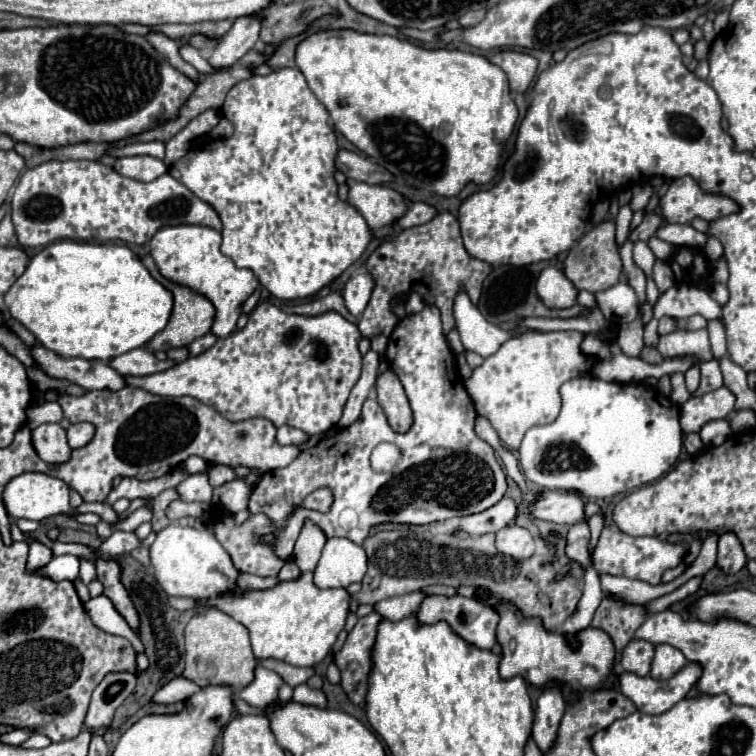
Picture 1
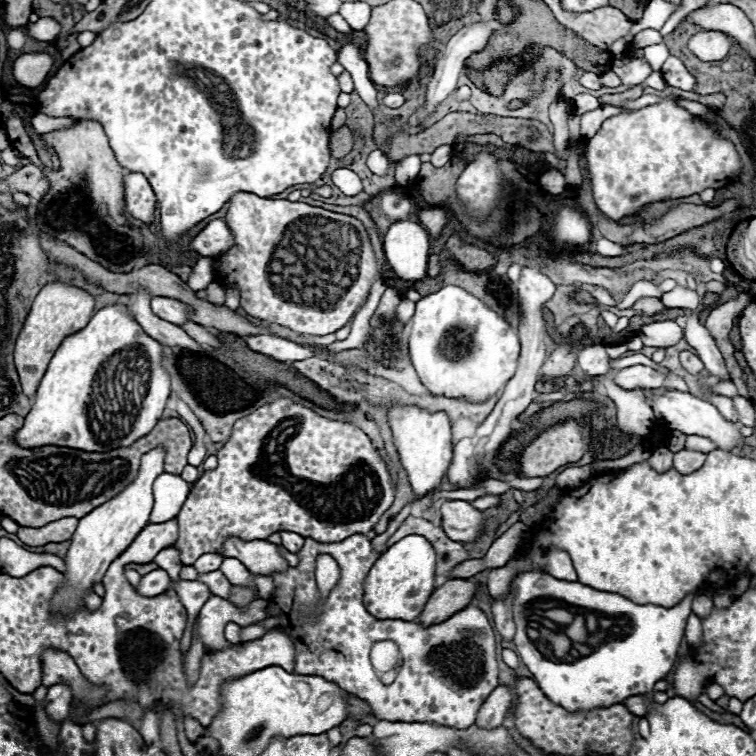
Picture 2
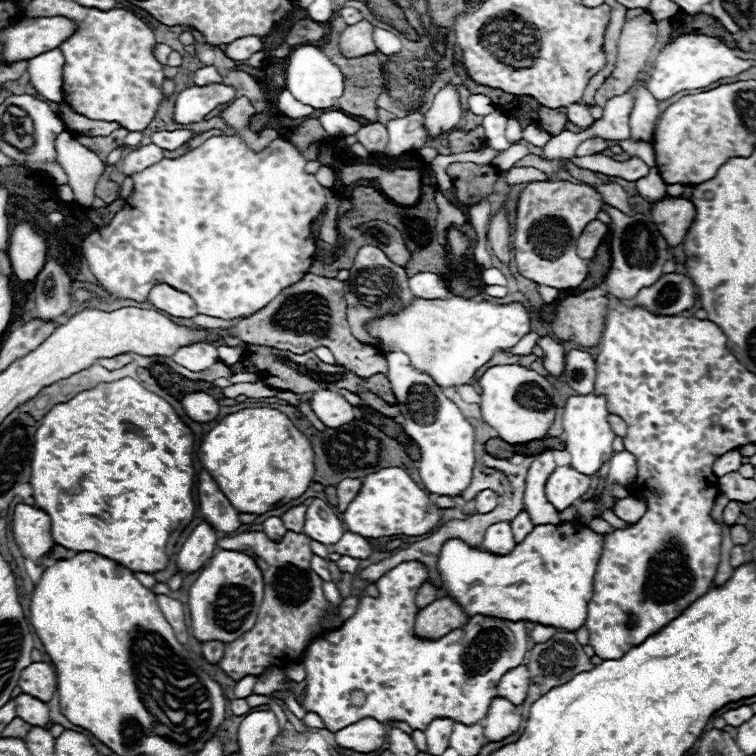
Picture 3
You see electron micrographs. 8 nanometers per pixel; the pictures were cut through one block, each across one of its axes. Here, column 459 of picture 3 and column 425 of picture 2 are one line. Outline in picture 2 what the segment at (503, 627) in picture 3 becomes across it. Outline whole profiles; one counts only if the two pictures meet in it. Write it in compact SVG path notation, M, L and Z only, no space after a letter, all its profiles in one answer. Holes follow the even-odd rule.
M354 534L332 544L306 538L304 548L298 552L300 564L286 572L272 574L276 584L270 600L272 616L280 618L280 628L294 640L294 674L318 674L328 682L336 682L348 694L370 702L376 718L386 718L388 722L434 722L454 728L472 726L478 706L482 706L498 686L496 638L490 620L472 604L430 628L404 620L376 620L362 604L362 584L378 556L370 546L370 538L364 534ZM318 554L330 554L340 564L342 576L338 586L328 594L320 618L312 624L308 618L318 604L314 580ZM380 640L396 642L402 652L400 672L392 684L382 684L370 664L370 648Z

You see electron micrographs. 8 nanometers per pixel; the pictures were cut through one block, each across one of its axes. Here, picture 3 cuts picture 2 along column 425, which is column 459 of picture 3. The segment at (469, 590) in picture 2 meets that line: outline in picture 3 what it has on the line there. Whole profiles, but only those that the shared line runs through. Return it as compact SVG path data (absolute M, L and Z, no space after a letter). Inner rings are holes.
M444 596L418 612L414 622L414 634L418 638L438 640L450 630L462 626L464 622L468 622L468 616L462 612L462 608L454 600Z

